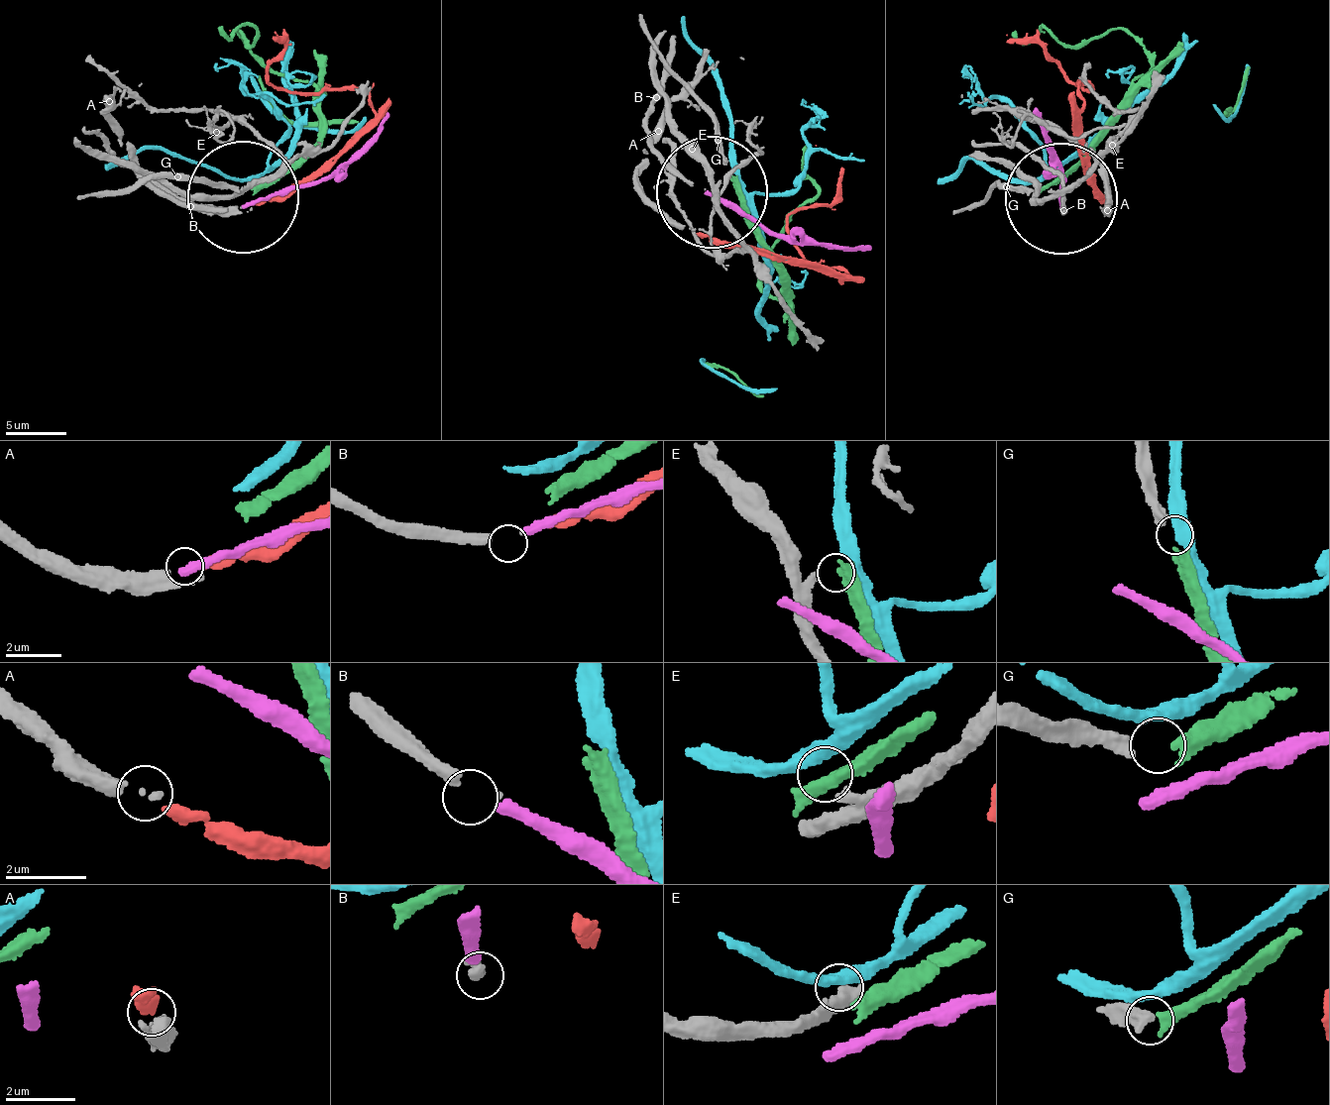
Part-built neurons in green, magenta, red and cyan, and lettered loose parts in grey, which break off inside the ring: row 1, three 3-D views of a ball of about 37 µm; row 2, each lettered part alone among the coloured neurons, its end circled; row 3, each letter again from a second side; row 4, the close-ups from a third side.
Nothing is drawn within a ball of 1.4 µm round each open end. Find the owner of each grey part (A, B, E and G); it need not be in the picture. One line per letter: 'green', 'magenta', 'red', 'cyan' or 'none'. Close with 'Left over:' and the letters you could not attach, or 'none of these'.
A: red
B: magenta
E: none
G: green
Left over: E

